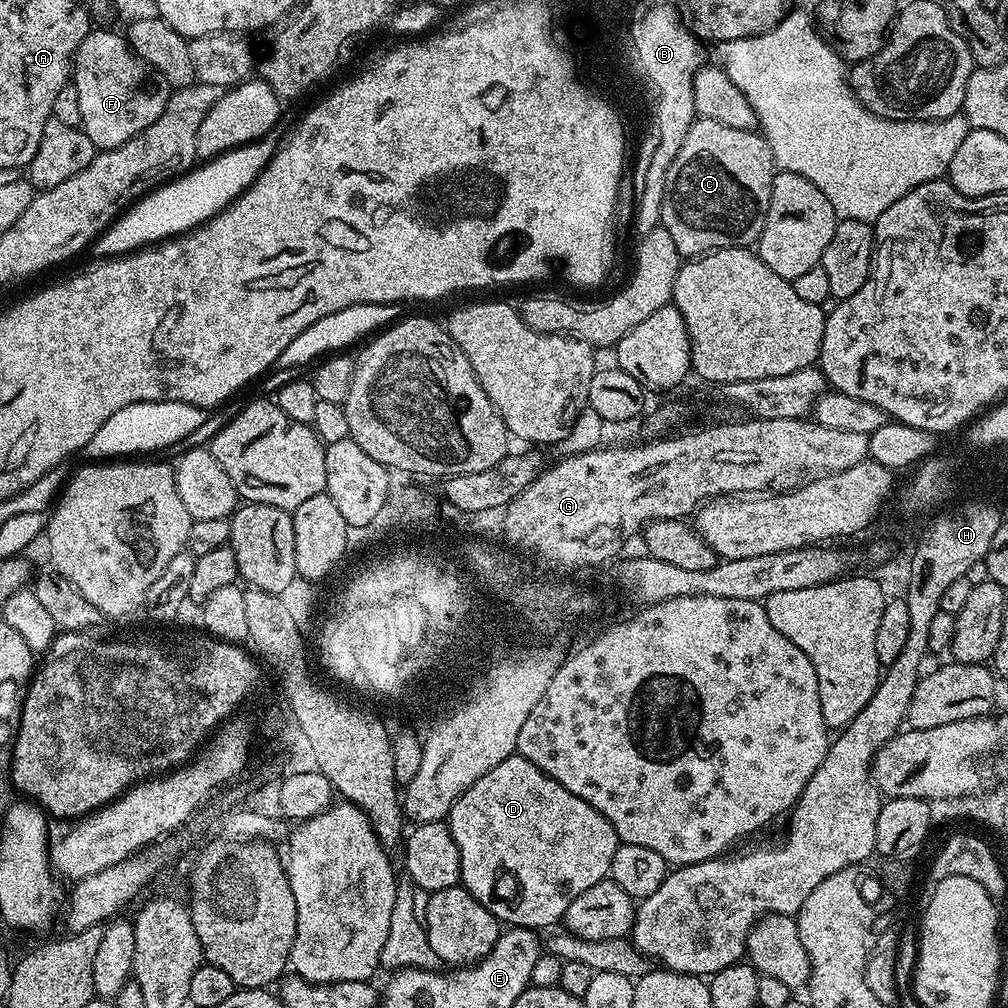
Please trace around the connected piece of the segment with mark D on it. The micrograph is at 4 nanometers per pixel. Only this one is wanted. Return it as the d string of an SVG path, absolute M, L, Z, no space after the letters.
M519 754L498 762L490 774L482 774L454 802L446 823L458 846L462 887L474 894L497 920L517 928L541 930L559 925L570 902L611 873L614 854L621 845L614 826L590 802L582 802L578 794L570 794L566 786L554 782L534 762Z

